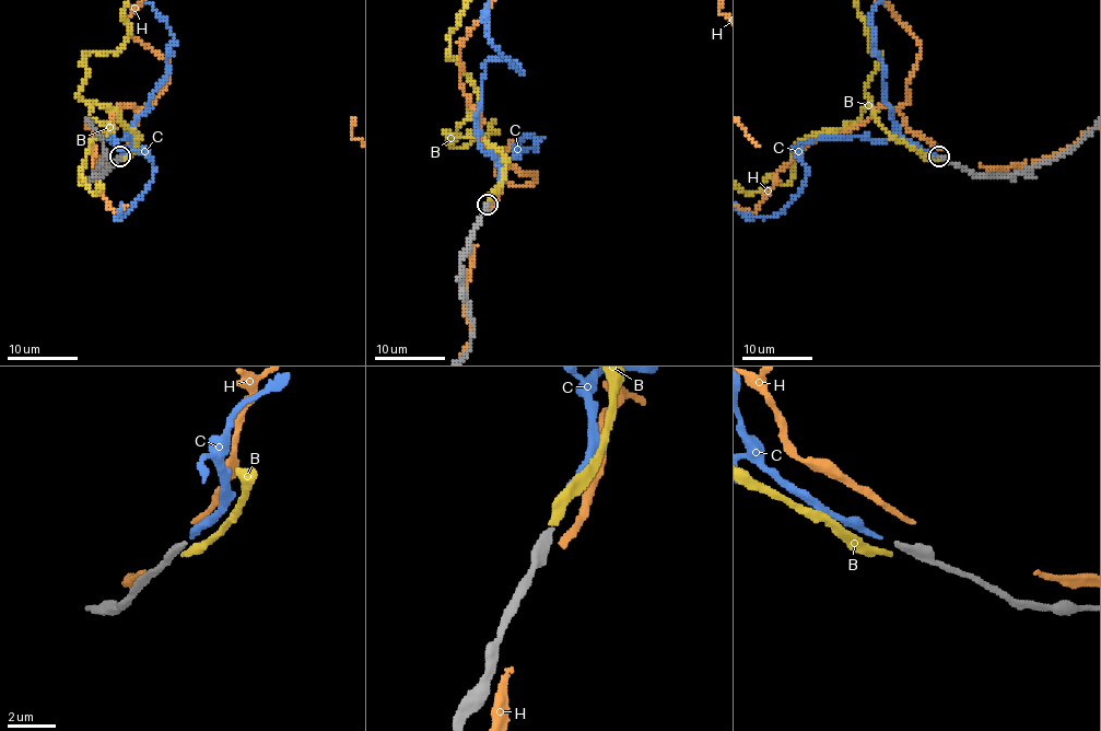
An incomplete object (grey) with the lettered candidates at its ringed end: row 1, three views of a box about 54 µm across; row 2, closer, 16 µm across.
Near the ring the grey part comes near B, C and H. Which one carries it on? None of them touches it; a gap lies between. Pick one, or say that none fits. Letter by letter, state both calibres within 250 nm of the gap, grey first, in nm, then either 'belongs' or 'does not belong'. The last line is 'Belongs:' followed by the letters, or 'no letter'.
B: 280/280 nm | does not belong
C: 280/200 nm | belongs
H: 280/280 nm | does not belong
Belongs: C

